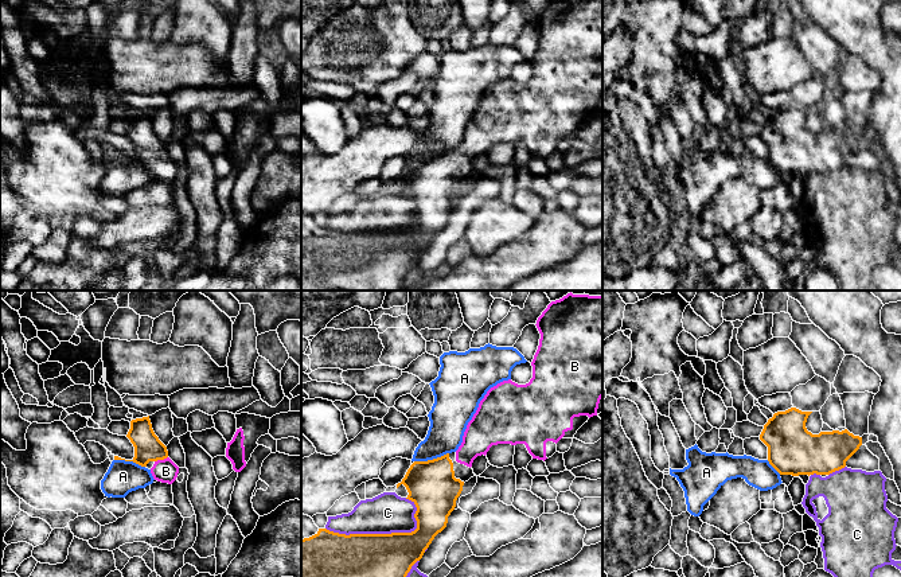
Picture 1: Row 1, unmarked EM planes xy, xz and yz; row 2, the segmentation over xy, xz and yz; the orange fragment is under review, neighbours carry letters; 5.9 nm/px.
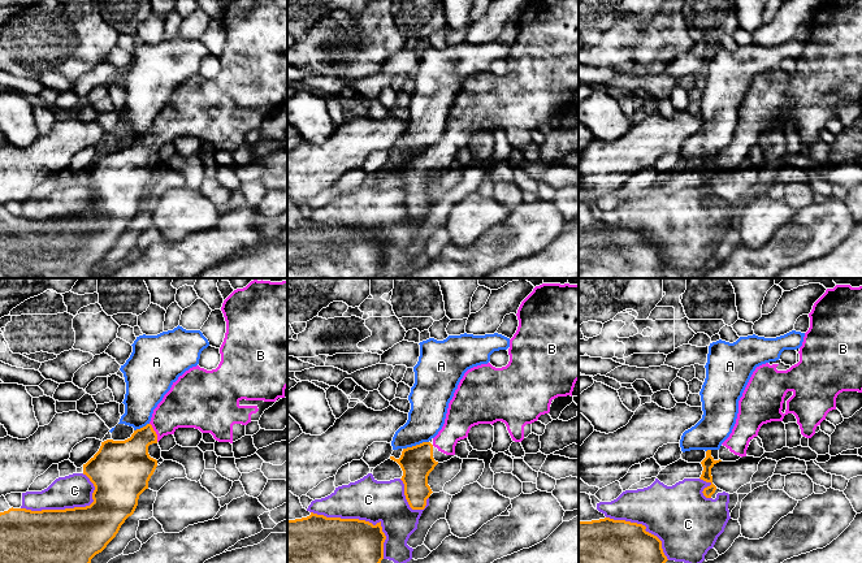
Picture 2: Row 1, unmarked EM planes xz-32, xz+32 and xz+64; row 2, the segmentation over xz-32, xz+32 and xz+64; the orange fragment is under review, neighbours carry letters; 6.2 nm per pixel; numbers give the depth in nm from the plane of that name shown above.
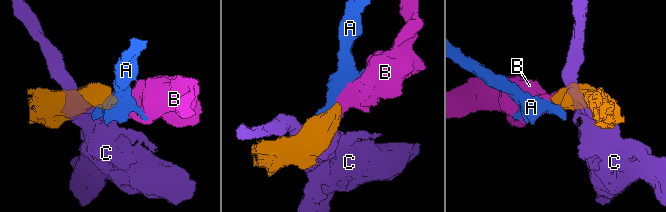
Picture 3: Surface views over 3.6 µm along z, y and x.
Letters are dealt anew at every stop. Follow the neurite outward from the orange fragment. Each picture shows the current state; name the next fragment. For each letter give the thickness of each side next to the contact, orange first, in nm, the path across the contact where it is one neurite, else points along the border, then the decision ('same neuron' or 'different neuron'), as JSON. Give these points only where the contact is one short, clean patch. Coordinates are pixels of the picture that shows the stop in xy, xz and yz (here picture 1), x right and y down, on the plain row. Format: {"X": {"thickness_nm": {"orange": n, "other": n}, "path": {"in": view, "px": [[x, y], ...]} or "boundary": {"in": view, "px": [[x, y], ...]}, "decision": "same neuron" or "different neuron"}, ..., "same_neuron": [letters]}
{"A": {"thickness_nm": {"orange": 300, "other": 220}, "boundary": {"in": "xz", "px": [[448, 151], [432, 158], [414, 160]]}, "decision": "different neuron"}, "B": {"thickness_nm": {"orange": 160, "other": 140}, "path": {"in": "xy", "px": [[147, 144], [160, 158], [166, 170]]}, "decision": "same neuron"}, "C": {"thickness_nm": {"orange": 460, "other": 240}, "decision": "different neuron"}, "same_neuron": ["B"]}

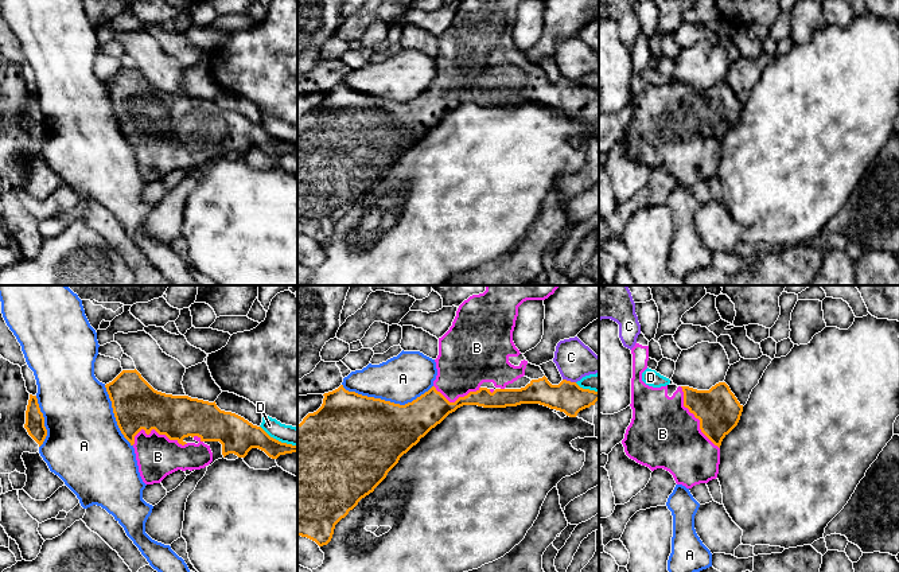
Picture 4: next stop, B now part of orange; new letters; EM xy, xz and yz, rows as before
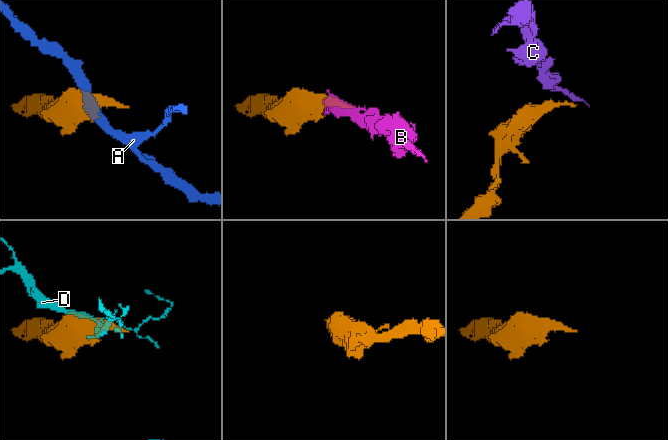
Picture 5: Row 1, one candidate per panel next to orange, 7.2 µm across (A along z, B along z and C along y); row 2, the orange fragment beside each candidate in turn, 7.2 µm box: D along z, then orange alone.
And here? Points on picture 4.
{"A": {"thickness_nm": {"orange": 480, "other": 280}, "decision": "different neuron"}, "B": {"thickness_nm": {"orange": 260, "other": 420}, "decision": "same neuron"}, "C": {"thickness_nm": {"orange": 190, "other": 220}, "boundary": {"in": "xz", "px": [[563, 77], [575, 81]]}, "decision": "different neuron"}, "D": {"thickness_nm": {"orange": 220, "other": 110}, "boundary": {"in": "xy", "px": [[260, 124], [271, 135], [296, 144]]}, "decision": "different neuron"}, "same_neuron": ["B"]}

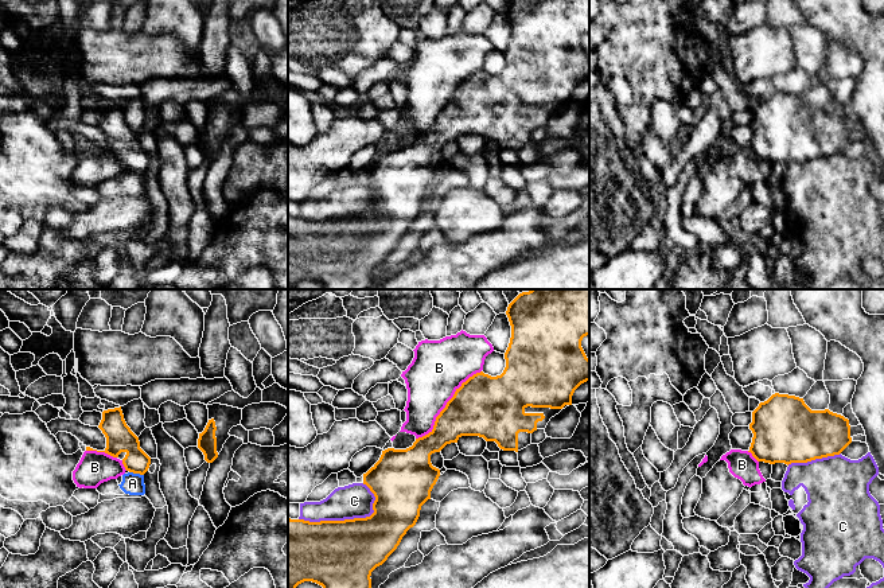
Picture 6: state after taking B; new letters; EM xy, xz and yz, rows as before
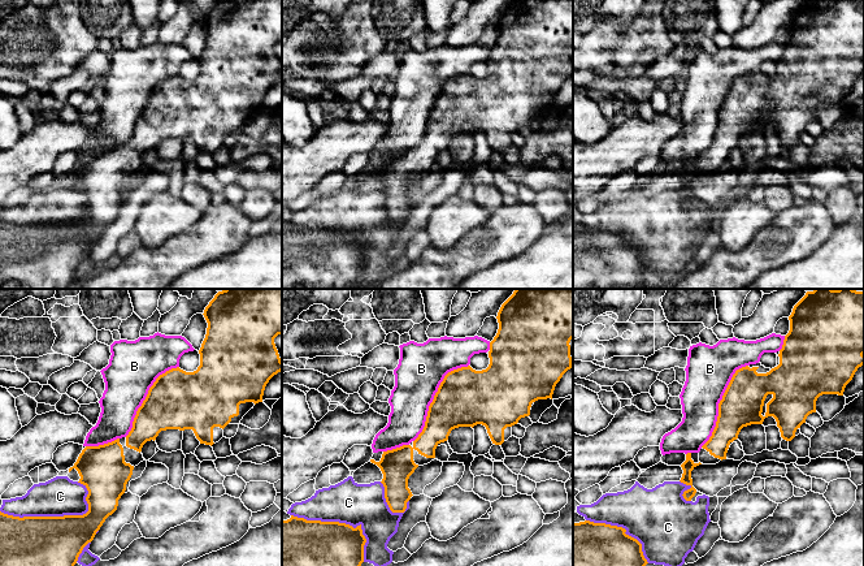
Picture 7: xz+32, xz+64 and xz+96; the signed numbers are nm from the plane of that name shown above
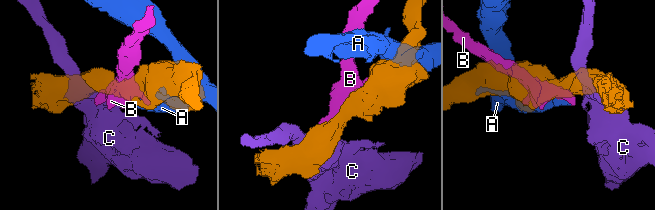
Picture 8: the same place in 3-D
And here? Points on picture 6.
{"A": {"thickness_nm": {"orange": 160, "other": 130}, "decision": "different neuron"}, "B": {"thickness_nm": {"orange": 360, "other": 320}, "decision": "different neuron"}, "C": {"thickness_nm": {"orange": 420, "other": 200}, "decision": "different neuron"}, "same_neuron": []}

